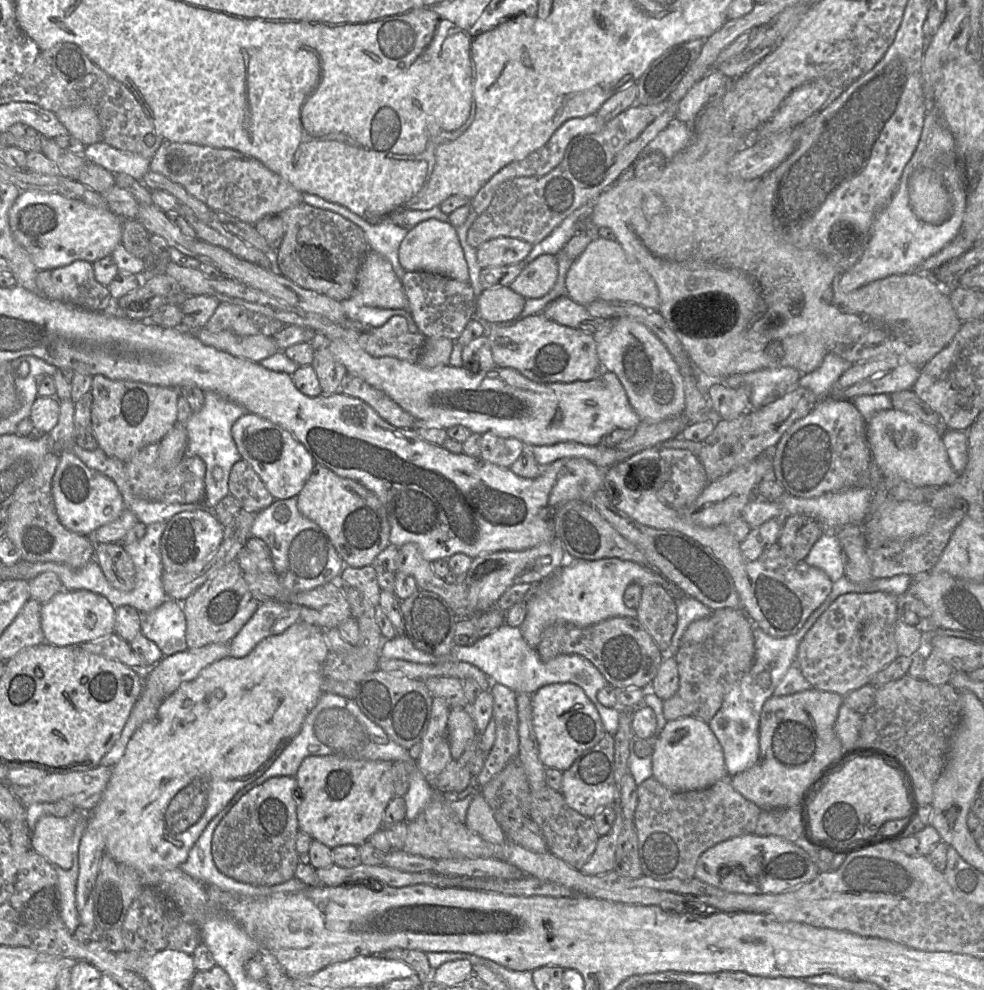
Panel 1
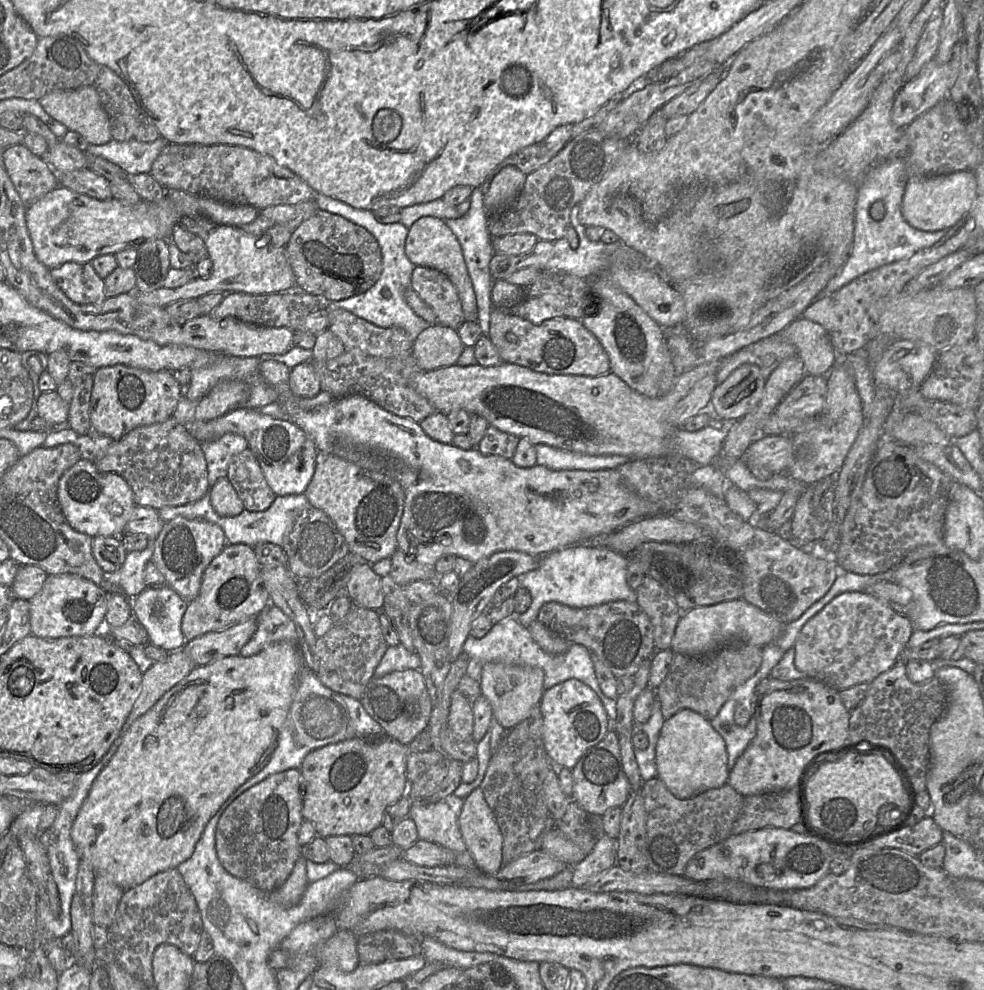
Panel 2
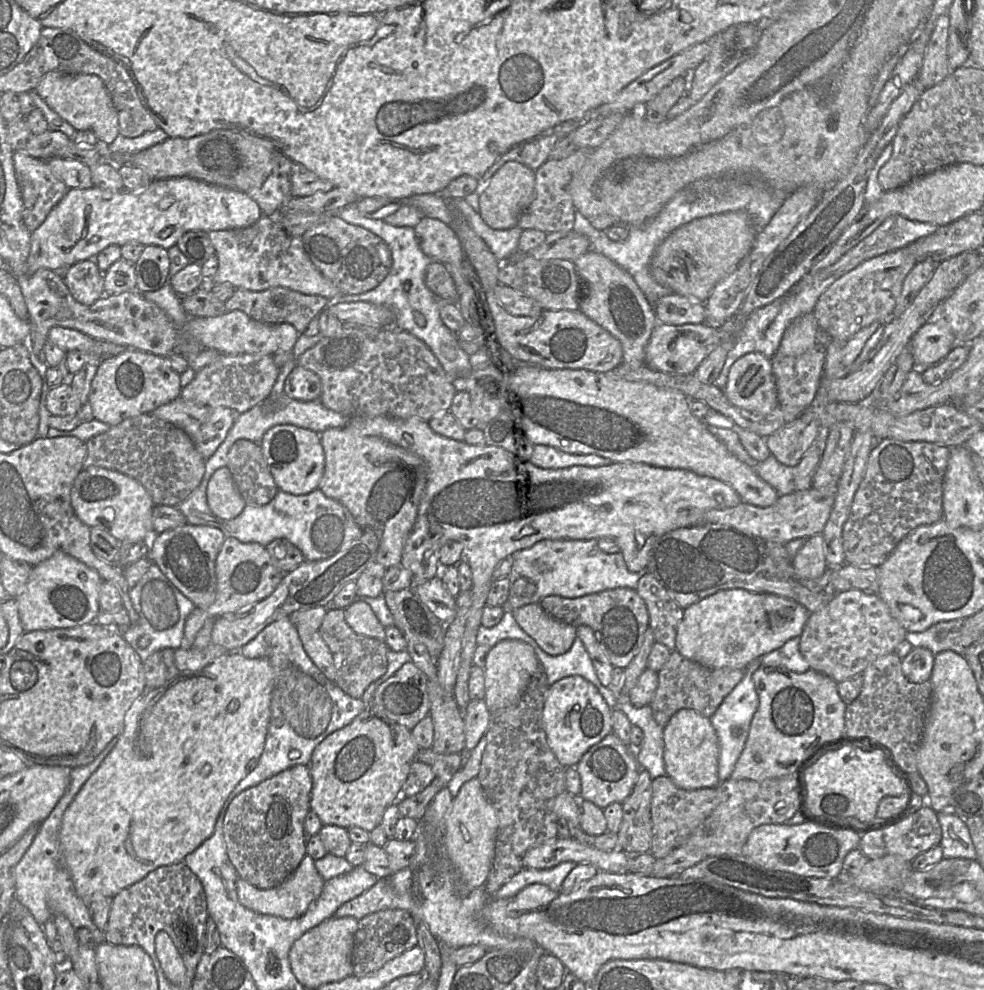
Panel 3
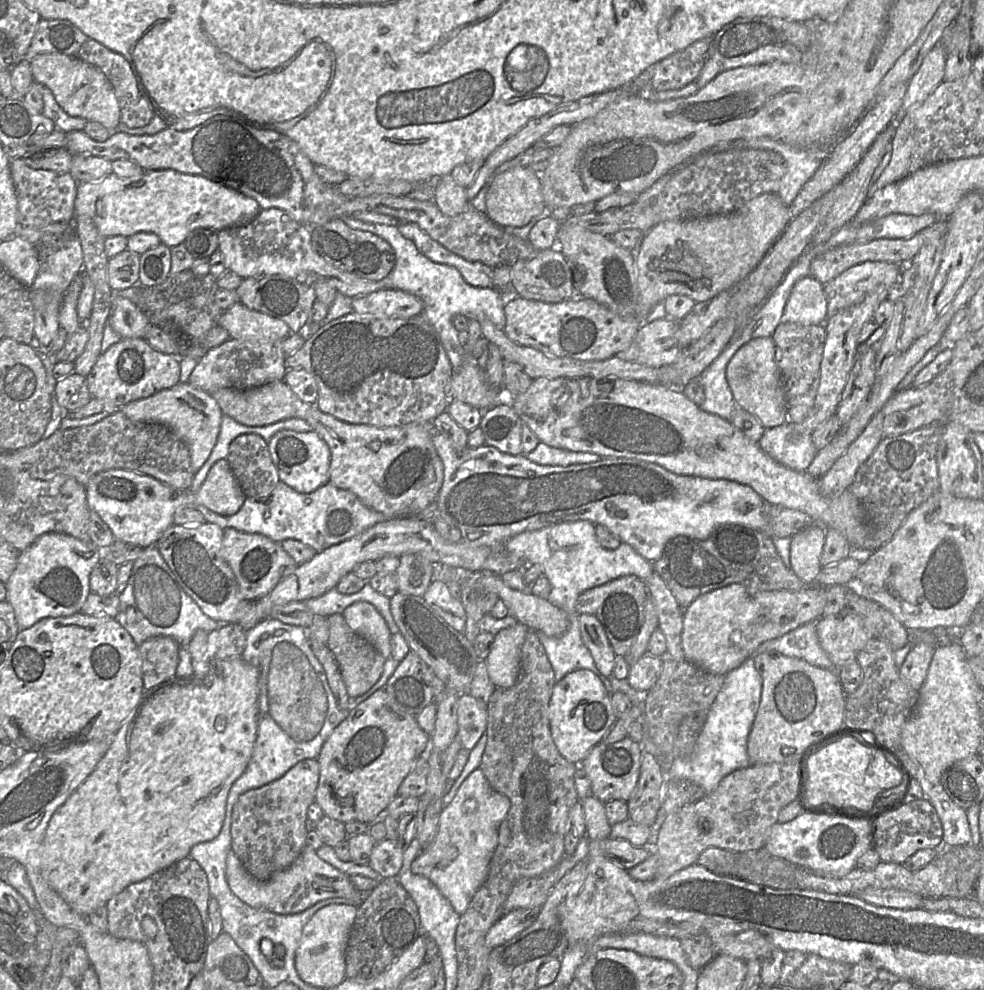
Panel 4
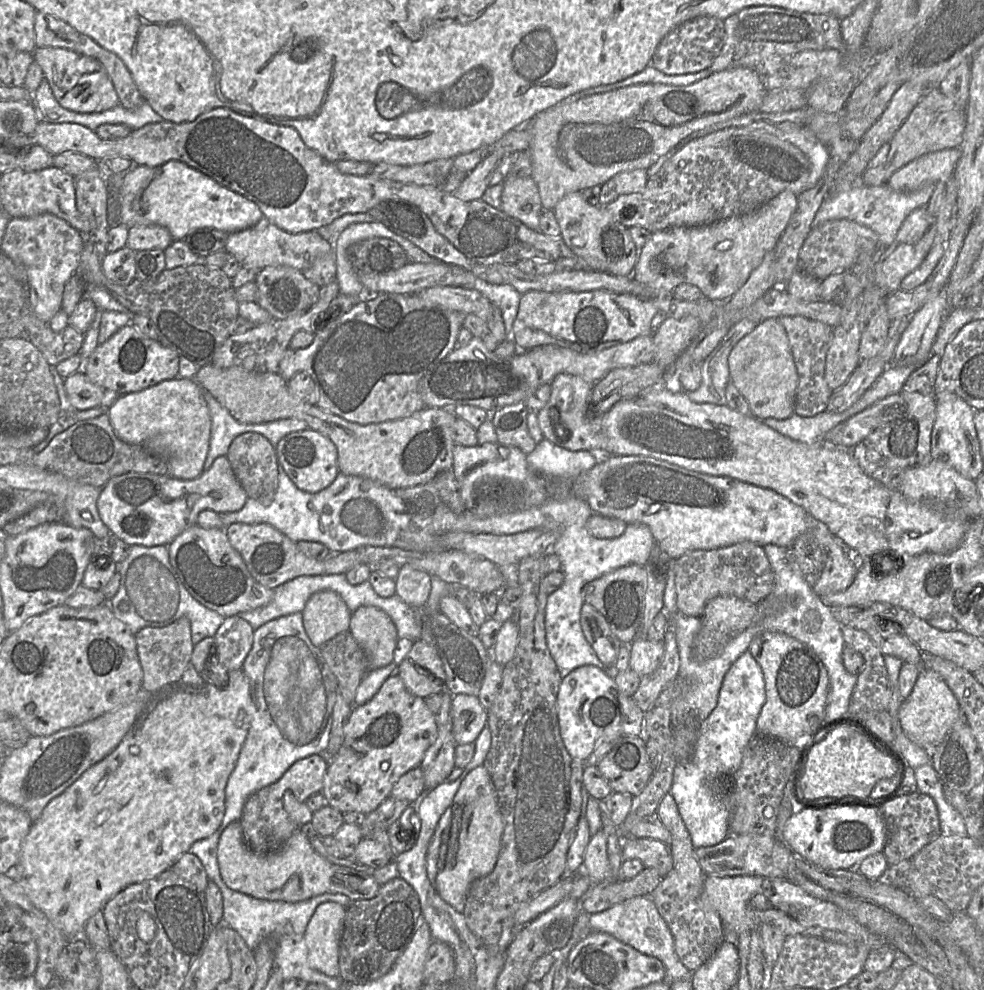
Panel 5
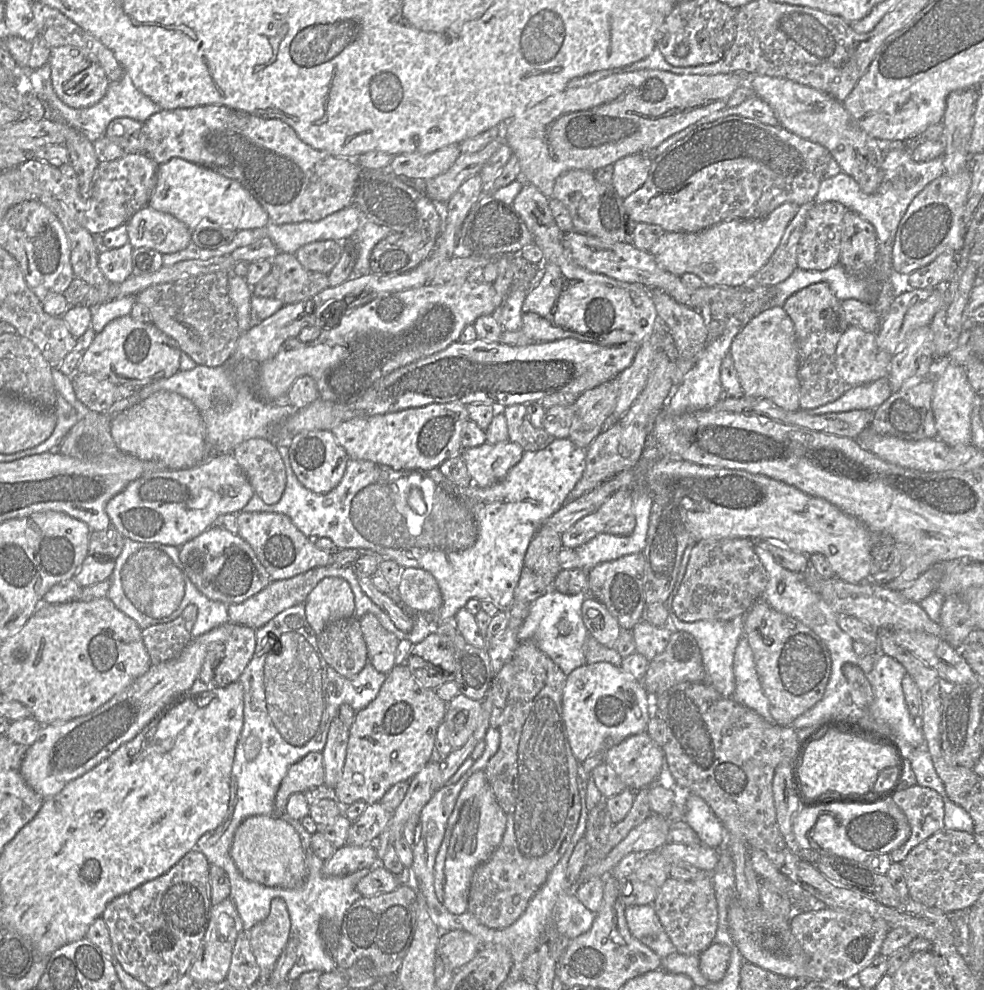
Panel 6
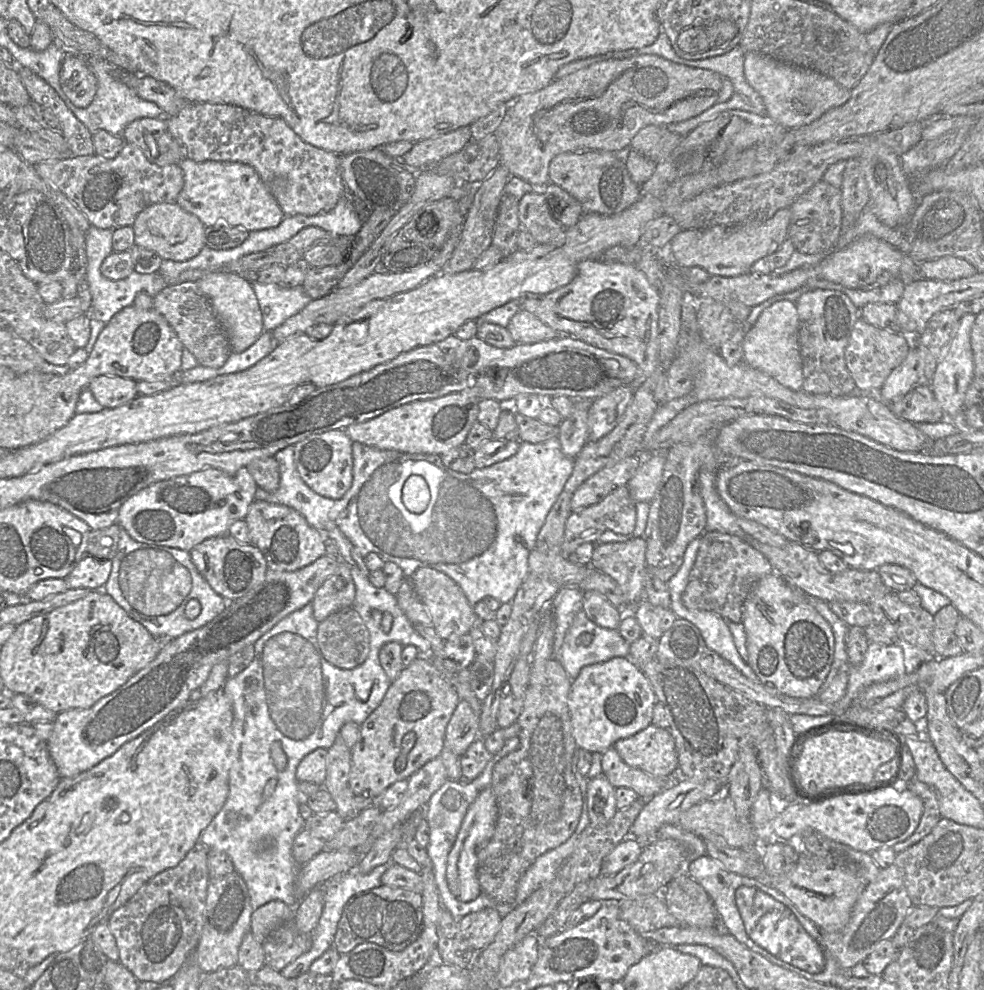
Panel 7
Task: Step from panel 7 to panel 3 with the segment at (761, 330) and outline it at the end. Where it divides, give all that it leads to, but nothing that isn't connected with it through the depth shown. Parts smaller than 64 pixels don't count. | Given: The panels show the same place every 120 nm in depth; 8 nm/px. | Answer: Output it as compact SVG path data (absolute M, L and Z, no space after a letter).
M759 353L740 357L730 367L722 392L736 408L771 413L777 406L777 398L770 359Z

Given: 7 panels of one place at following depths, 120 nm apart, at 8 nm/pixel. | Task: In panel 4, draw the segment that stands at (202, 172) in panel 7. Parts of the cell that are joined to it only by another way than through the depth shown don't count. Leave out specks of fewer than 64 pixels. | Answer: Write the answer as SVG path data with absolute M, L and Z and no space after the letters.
M172 169L144 171L137 177L122 178L112 173L99 181L77 184L74 215L90 217L103 237L123 235L129 237L137 232L152 232L169 248L184 242L187 235L197 228L221 231L251 222L260 213L258 202L220 183L200 175L186 174Z

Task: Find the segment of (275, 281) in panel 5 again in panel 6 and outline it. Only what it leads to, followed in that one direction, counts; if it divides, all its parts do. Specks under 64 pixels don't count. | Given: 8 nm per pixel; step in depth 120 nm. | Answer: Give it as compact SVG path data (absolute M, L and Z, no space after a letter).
M279 253L272 265L279 270L279 283L273 297L284 305L309 299L329 286L328 274L304 269L294 254Z

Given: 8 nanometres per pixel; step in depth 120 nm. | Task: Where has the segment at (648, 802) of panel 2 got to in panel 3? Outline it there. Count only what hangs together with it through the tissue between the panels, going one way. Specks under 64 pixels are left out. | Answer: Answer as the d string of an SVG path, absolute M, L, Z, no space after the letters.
M669 776L652 779L651 842L649 853L660 859L679 847L686 838L713 812L719 804L717 788L685 790L678 787Z

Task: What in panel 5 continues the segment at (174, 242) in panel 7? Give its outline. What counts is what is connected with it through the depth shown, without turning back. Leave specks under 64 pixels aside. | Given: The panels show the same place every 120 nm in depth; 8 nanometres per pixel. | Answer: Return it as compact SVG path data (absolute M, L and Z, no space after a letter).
M133 225L128 228L126 246L134 251L165 250L173 243L170 232L160 225Z

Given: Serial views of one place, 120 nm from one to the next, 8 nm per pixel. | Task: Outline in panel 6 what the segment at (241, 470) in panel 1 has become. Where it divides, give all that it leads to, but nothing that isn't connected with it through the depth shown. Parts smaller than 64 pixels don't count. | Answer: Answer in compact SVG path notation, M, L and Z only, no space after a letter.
M252 438L236 446L232 456L243 470L257 495L272 505L281 498L286 482L285 467L272 441Z

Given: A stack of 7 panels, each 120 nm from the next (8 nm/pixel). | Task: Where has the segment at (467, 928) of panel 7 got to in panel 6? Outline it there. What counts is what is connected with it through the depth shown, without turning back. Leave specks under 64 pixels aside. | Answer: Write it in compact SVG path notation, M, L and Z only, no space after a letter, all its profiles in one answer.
M452 930L442 932L437 955L456 971L472 960L481 948L480 941L474 935L463 930Z

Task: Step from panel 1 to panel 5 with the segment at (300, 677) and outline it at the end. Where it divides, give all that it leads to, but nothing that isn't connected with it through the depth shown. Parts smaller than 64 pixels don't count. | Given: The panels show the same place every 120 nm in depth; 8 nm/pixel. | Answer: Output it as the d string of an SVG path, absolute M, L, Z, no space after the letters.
M242 669L229 671L226 687L204 683L191 686L182 681L171 683L156 693L151 693L149 701L119 745L104 759L87 769L72 785L52 799L41 816L31 825L21 846L18 864L10 877L19 885L23 893L36 908L42 911L51 923L70 940L82 937L86 922L105 903L132 884L155 878L174 865L193 843L210 837L220 826L225 813L225 788L228 778L236 766L242 745L250 727L250 684Z

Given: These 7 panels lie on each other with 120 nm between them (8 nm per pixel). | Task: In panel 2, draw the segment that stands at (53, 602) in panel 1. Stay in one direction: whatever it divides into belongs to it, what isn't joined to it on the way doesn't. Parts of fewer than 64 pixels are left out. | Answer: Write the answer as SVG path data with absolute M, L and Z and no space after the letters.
M73 574L48 575L42 589L29 601L31 634L39 638L89 636L105 623L107 593L95 583Z

